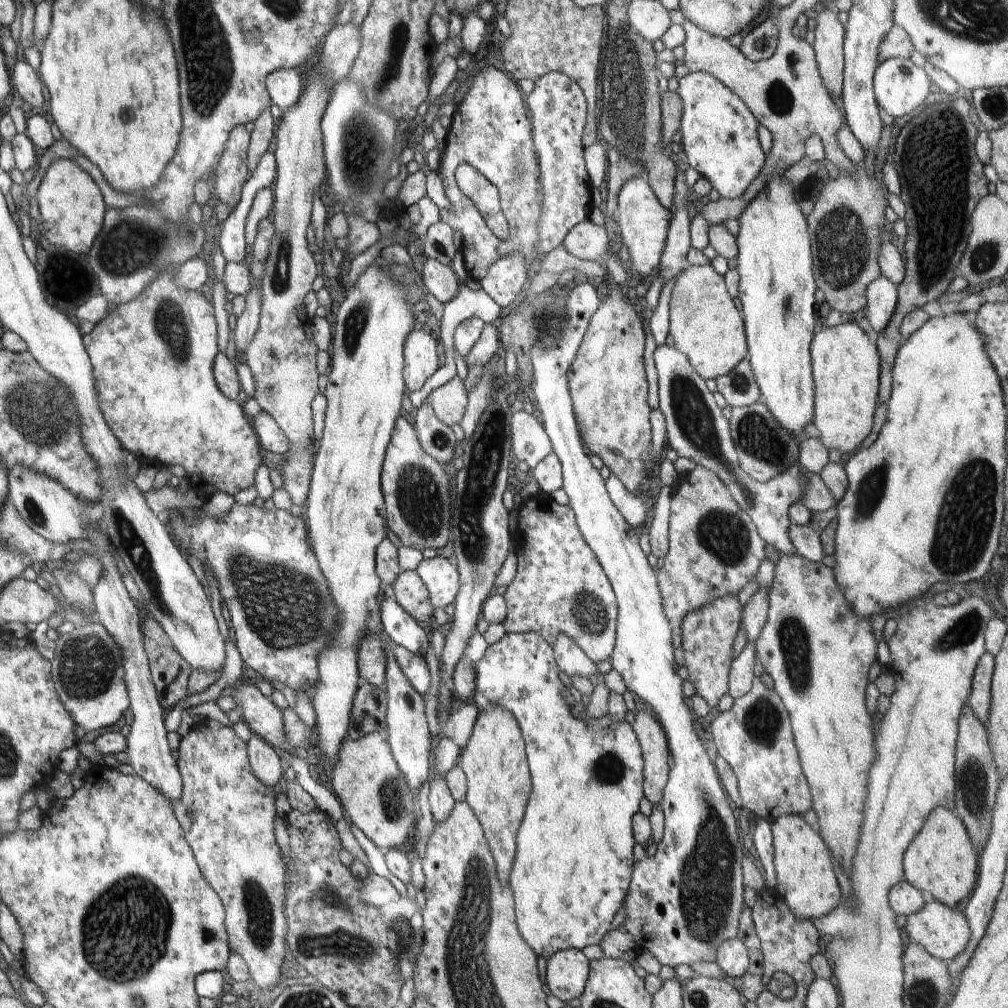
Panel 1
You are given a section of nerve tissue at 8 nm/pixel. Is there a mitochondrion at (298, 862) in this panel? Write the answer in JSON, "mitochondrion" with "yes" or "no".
{"mitochondrion":"no"}

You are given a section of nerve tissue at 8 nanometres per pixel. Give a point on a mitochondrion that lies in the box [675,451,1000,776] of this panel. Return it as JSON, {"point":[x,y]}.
{"point":[965,523]}

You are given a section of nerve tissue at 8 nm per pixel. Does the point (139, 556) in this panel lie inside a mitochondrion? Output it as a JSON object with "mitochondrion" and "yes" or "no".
{"mitochondrion":"yes"}

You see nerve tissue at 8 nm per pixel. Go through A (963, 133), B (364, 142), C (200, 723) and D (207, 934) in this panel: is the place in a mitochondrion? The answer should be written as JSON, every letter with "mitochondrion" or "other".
{"A":"mitochondrion","B":"mitochondrion","C":"other","D":"mitochondrion"}

